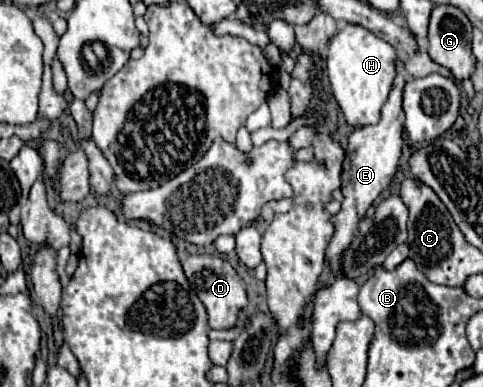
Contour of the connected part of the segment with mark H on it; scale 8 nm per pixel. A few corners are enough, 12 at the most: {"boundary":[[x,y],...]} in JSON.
{"boundary":[[357,23],[329,39],[325,73],[353,127],[377,123],[397,49]]}

